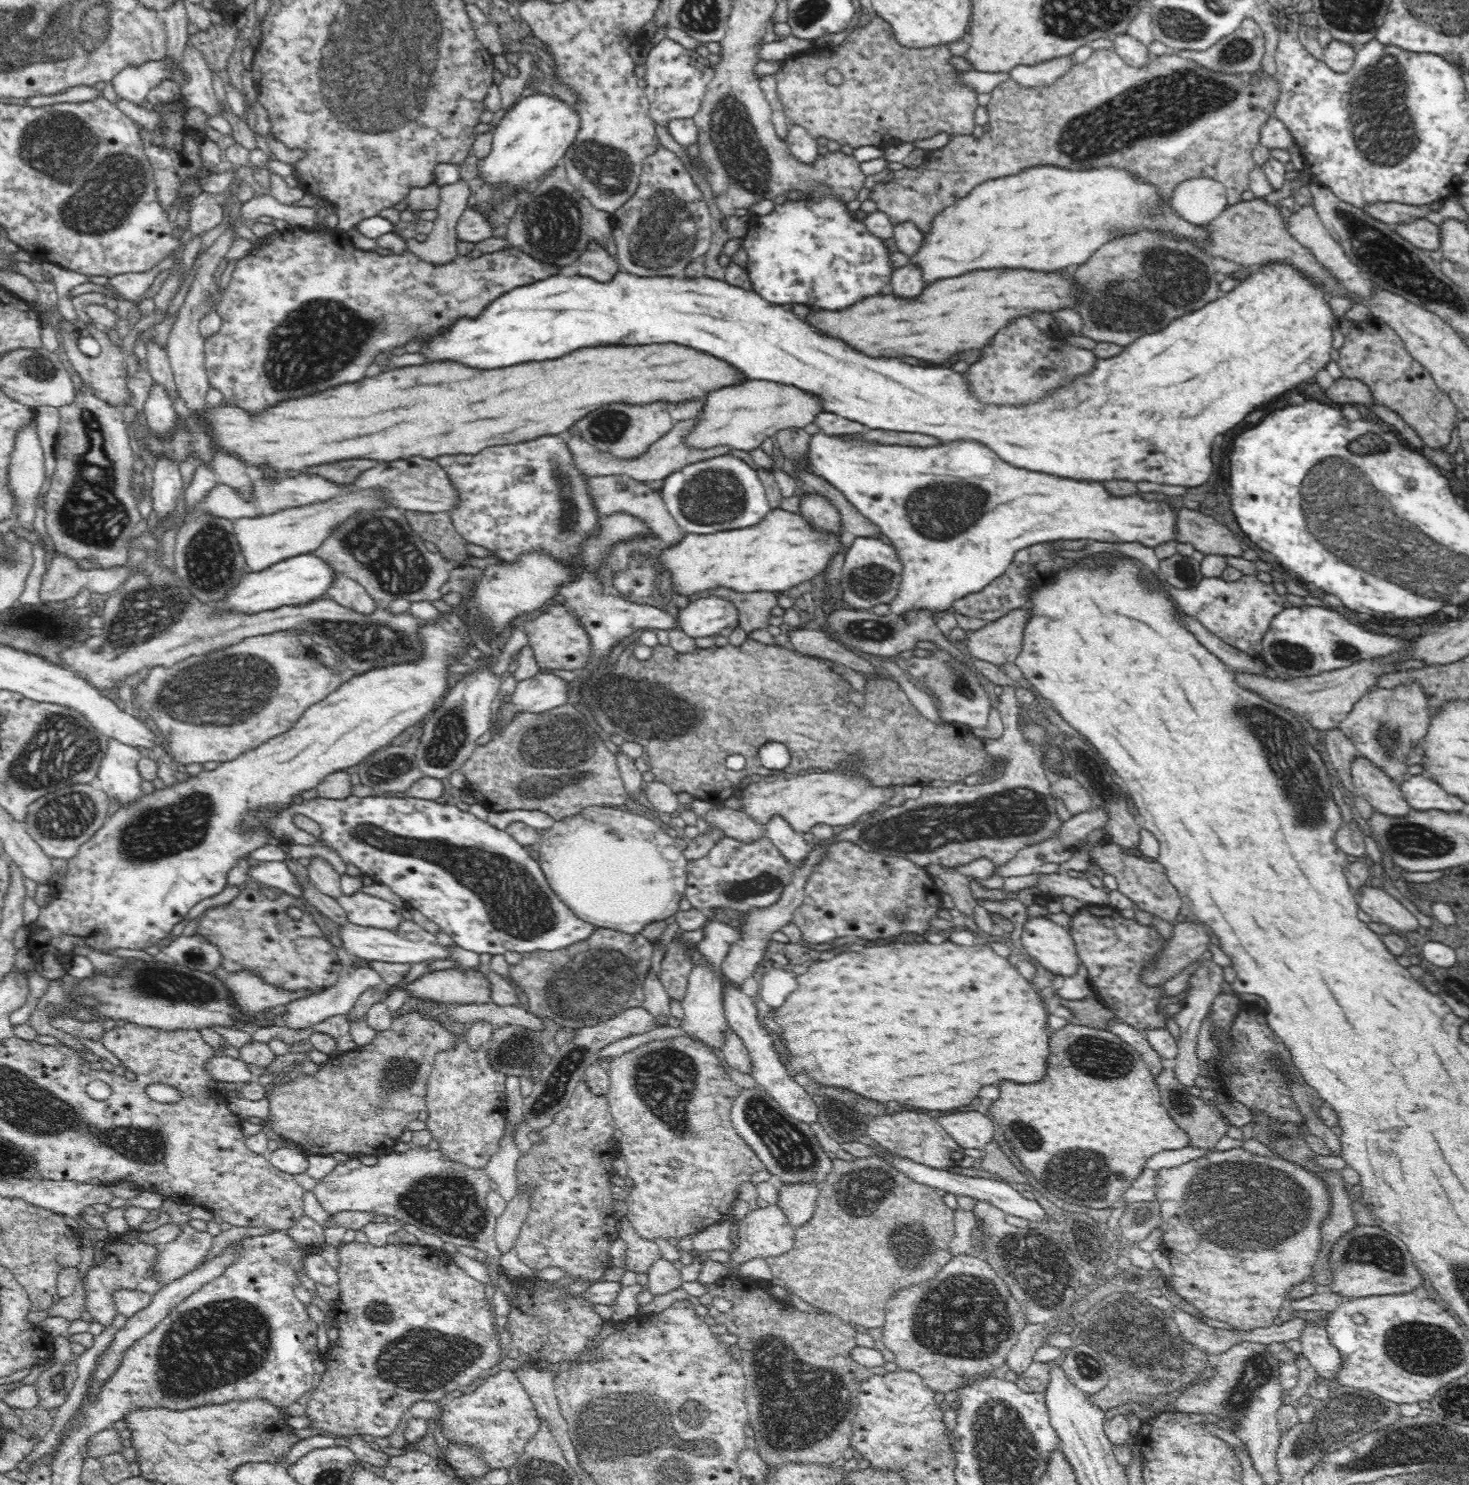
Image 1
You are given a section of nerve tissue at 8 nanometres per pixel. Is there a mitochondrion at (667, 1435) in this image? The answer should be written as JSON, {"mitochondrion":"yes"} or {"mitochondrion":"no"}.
{"mitochondrion":"yes"}

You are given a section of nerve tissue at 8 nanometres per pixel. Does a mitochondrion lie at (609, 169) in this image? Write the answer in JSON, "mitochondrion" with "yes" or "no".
{"mitochondrion":"yes"}

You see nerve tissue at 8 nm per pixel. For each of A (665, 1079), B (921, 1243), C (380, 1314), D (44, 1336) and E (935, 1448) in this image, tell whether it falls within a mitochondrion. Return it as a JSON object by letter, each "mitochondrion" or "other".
{"A":"mitochondrion","B":"mitochondrion","C":"mitochondrion","D":"other","E":"mitochondrion"}

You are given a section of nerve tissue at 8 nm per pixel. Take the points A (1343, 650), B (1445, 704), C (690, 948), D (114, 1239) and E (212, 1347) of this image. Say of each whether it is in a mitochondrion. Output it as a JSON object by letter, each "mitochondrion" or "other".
{"A":"mitochondrion","B":"other","C":"other","D":"other","E":"mitochondrion"}

